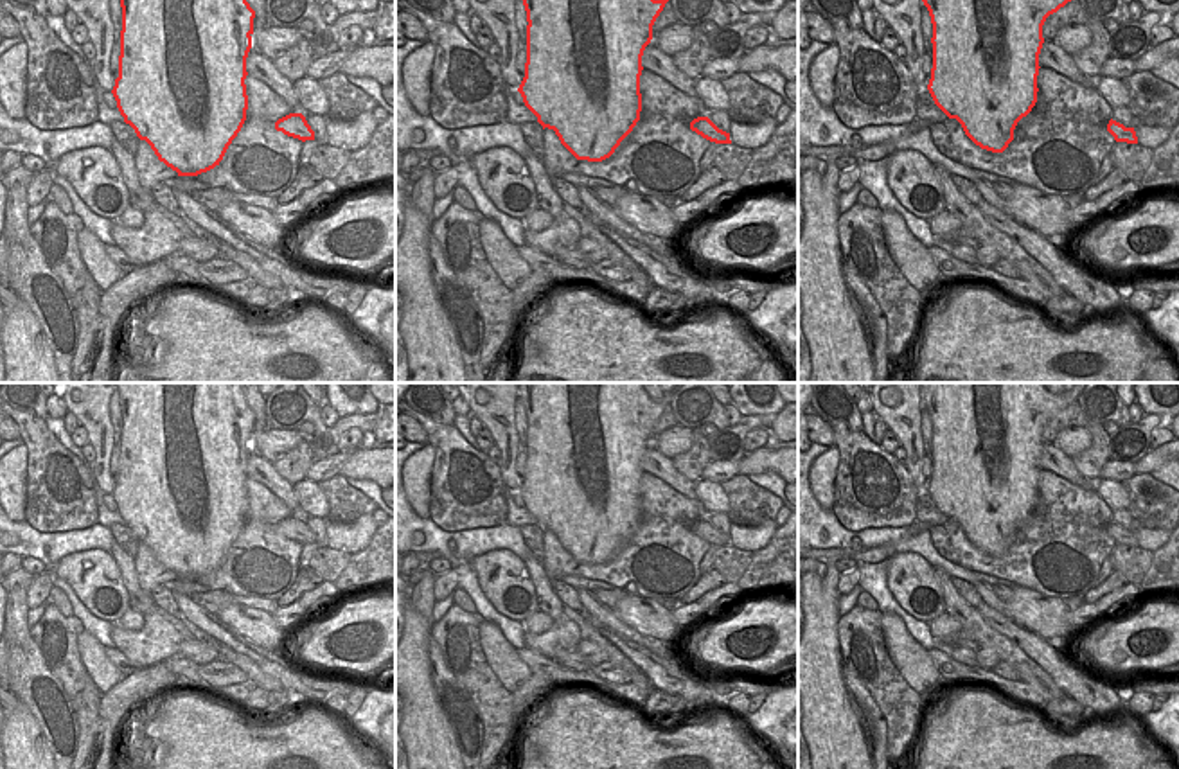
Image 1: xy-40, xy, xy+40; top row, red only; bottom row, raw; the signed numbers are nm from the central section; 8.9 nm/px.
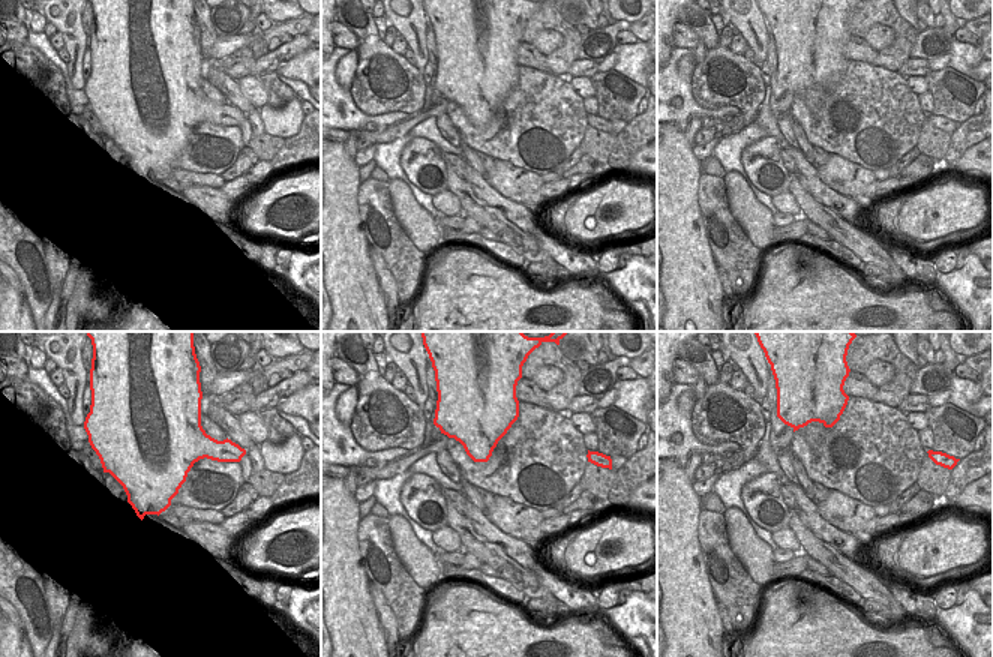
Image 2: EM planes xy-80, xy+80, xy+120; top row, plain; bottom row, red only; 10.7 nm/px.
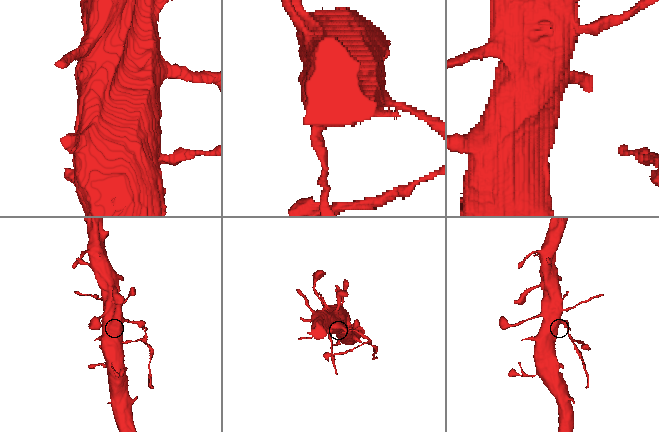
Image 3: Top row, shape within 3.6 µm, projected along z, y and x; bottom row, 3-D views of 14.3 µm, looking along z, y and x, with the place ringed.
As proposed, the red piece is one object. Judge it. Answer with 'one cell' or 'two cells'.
two cells

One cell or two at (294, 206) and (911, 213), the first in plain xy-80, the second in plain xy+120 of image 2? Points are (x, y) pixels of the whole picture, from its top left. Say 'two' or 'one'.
one

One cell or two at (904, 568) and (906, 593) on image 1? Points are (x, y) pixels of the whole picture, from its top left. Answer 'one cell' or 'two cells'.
one cell

